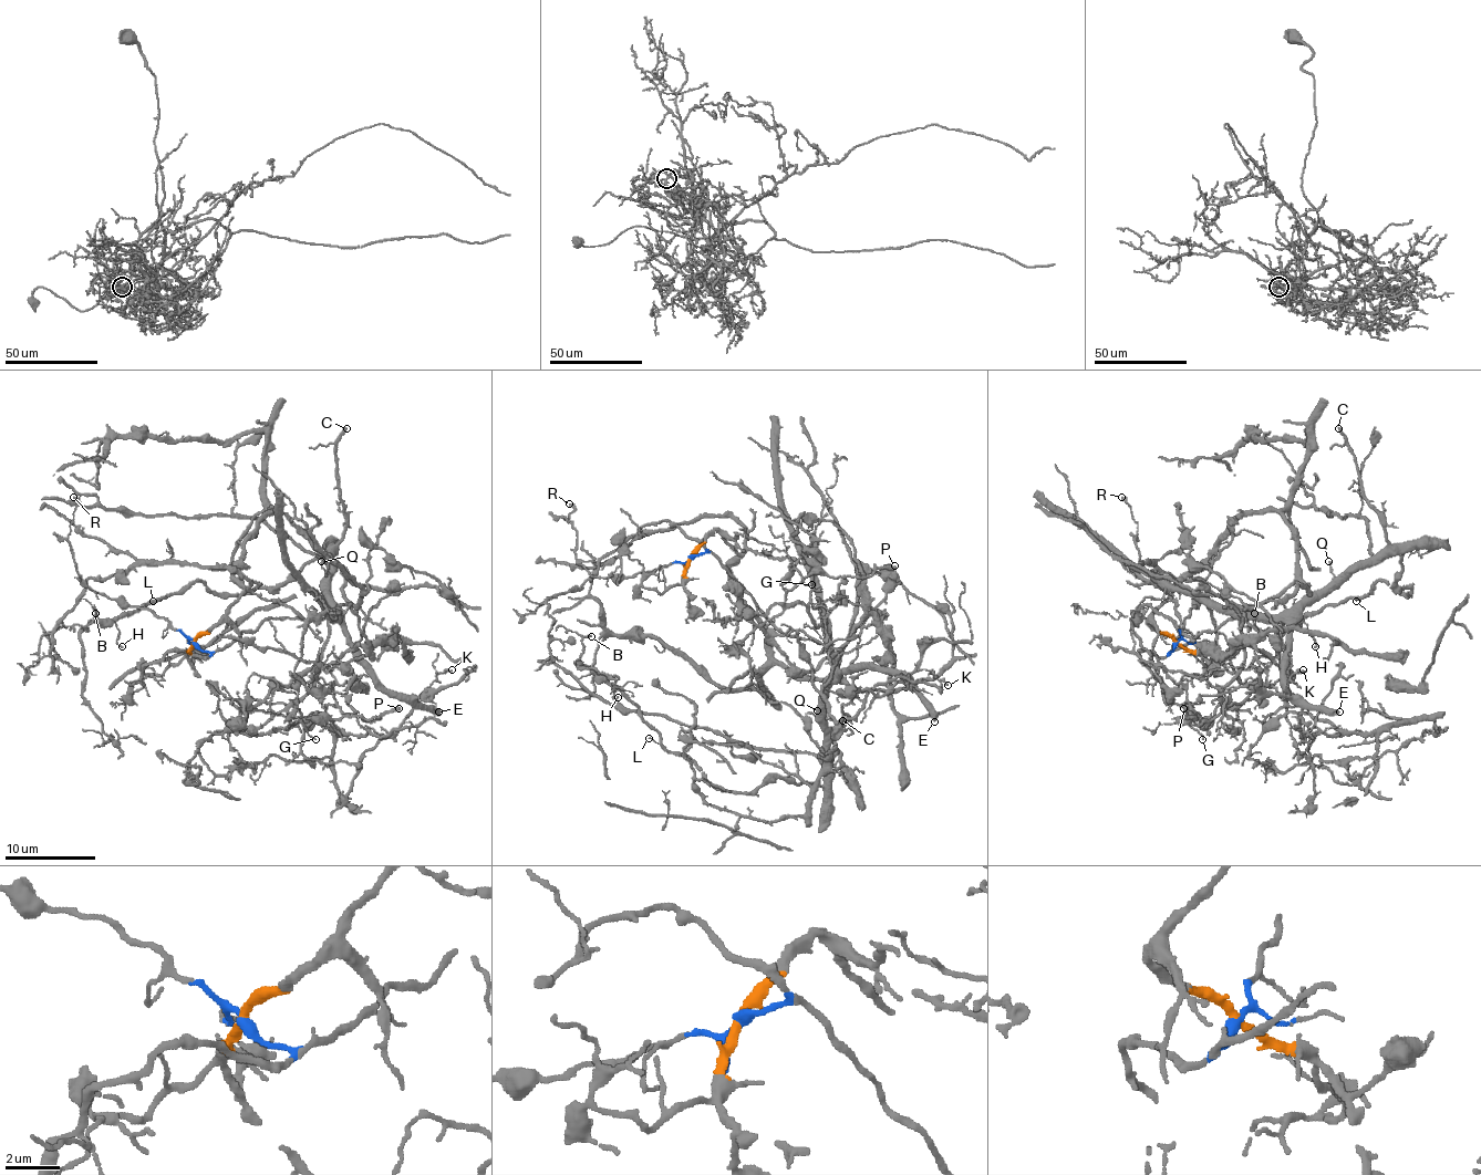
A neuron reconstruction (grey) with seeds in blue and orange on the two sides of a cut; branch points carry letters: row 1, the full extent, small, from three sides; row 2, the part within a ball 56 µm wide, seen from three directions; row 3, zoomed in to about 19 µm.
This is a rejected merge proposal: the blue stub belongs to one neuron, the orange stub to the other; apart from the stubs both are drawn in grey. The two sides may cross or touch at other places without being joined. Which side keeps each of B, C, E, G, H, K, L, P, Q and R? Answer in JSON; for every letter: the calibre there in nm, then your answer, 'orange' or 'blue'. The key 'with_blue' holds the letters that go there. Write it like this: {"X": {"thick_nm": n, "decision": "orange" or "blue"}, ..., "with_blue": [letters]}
{"B": {"thick_nm": 130, "decision": "blue"}, "C": {"thick_nm": 280, "decision": "blue"}, "E": {"thick_nm": 460, "decision": "blue"}, "G": {"thick_nm": 110, "decision": "blue"}, "H": {"thick_nm": 120, "decision": "blue"}, "K": {"thick_nm": 90, "decision": "blue"}, "L": {"thick_nm": 100, "decision": "blue"}, "P": {"thick_nm": 360, "decision": "blue"}, "Q": {"thick_nm": 140, "decision": "blue"}, "R": {"thick_nm": 260, "decision": "blue"}, "with_blue": ["B", "C", "E", "G", "H", "K", "L", "P", "Q", "R"]}

